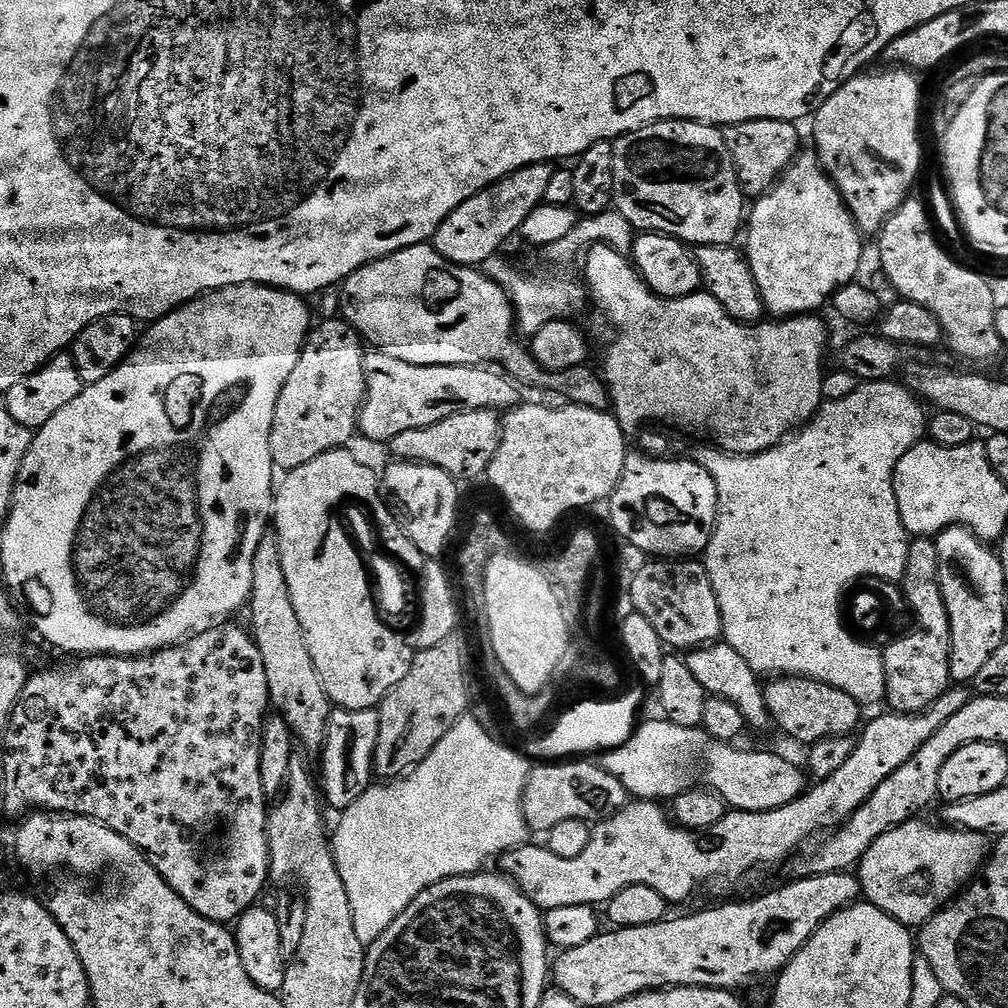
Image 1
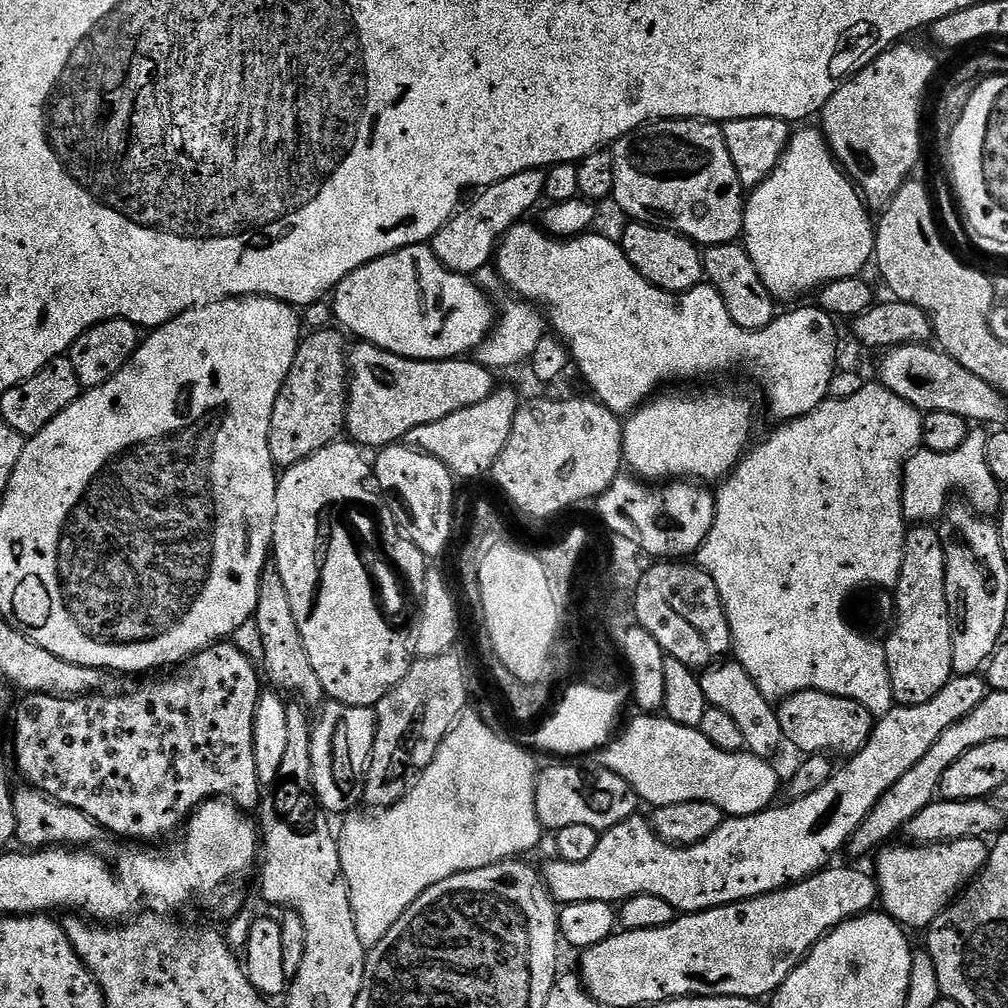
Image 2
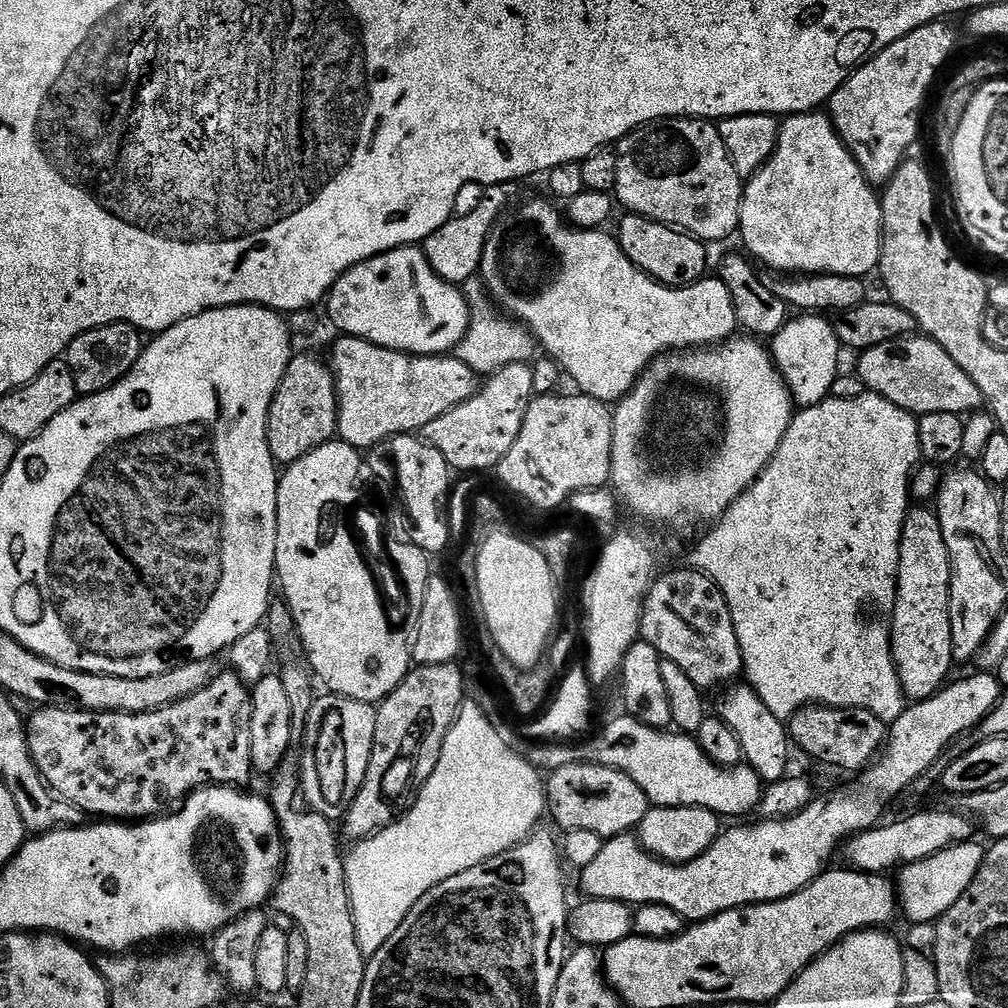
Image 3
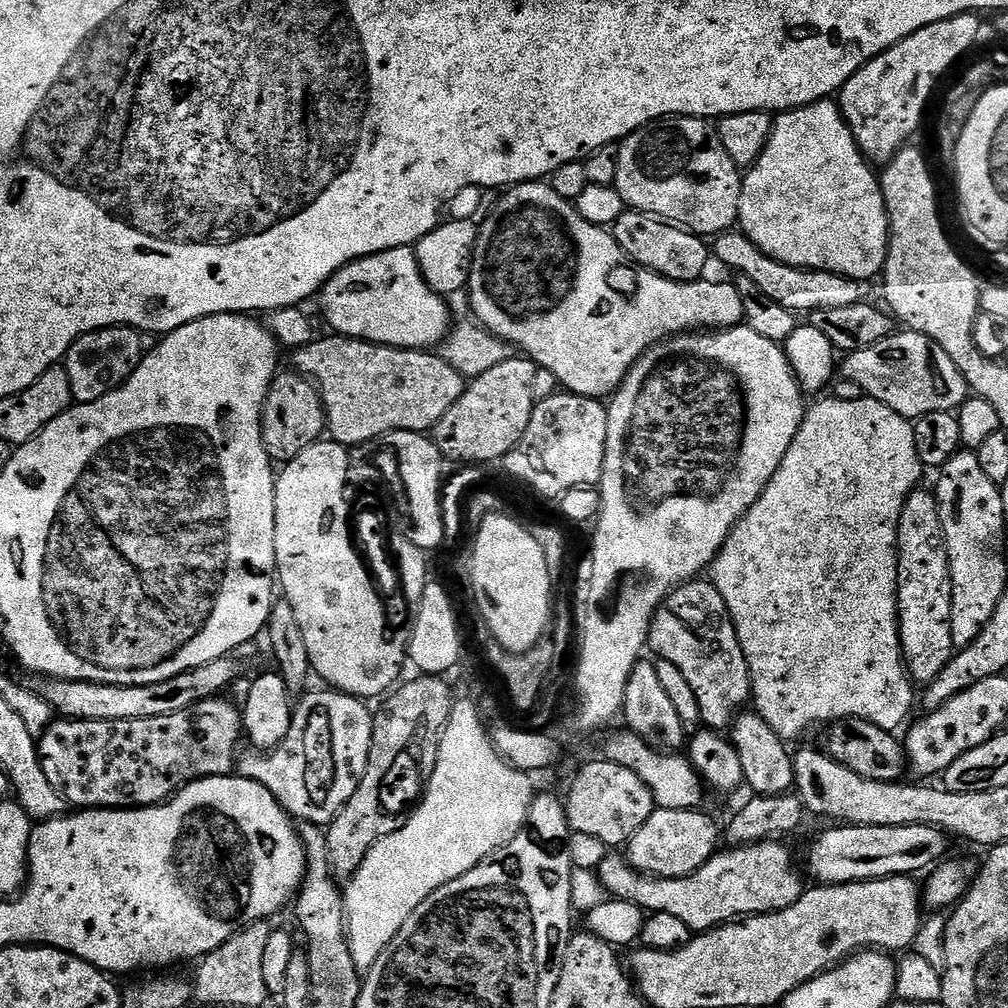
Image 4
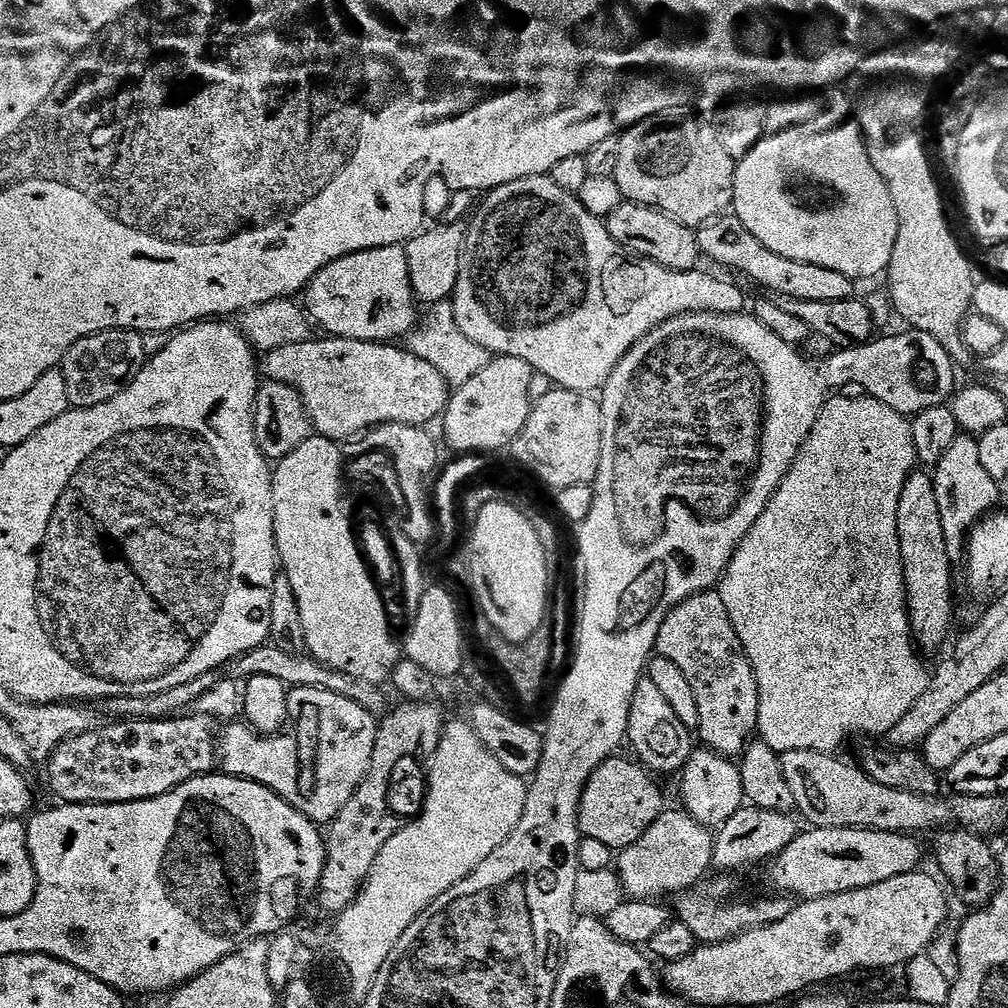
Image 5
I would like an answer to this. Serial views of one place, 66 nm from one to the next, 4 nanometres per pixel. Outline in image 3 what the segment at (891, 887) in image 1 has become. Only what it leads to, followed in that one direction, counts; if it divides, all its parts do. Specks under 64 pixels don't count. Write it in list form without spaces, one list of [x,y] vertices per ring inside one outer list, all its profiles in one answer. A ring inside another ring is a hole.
[[[969,842],[967,844],[955,844],[930,858],[922,858],[913,864],[905,864],[899,869],[900,877],[895,877],[894,883],[898,893],[898,908],[908,919],[909,925],[920,923],[933,923],[939,920],[962,894],[974,882],[974,878],[980,873],[980,867],[984,861],[985,845]]]

